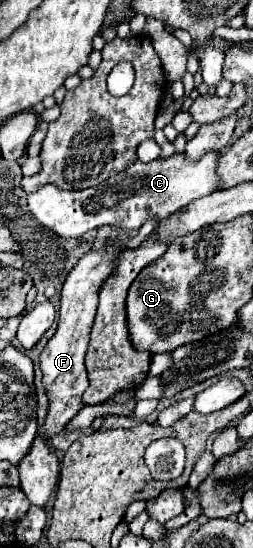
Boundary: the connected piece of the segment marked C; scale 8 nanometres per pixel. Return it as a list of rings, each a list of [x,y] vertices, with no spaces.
[[[208,150],[200,160],[188,160],[186,152],[174,152],[170,158],[156,158],[152,162],[136,160],[124,172],[94,188],[70,192],[58,190],[54,184],[46,184],[28,194],[28,208],[42,226],[62,238],[80,238],[88,230],[104,224],[122,226],[126,230],[140,228],[148,218],[160,220],[162,216],[176,212],[176,208],[186,206],[190,200],[204,198],[220,190],[218,158],[220,152]]]

